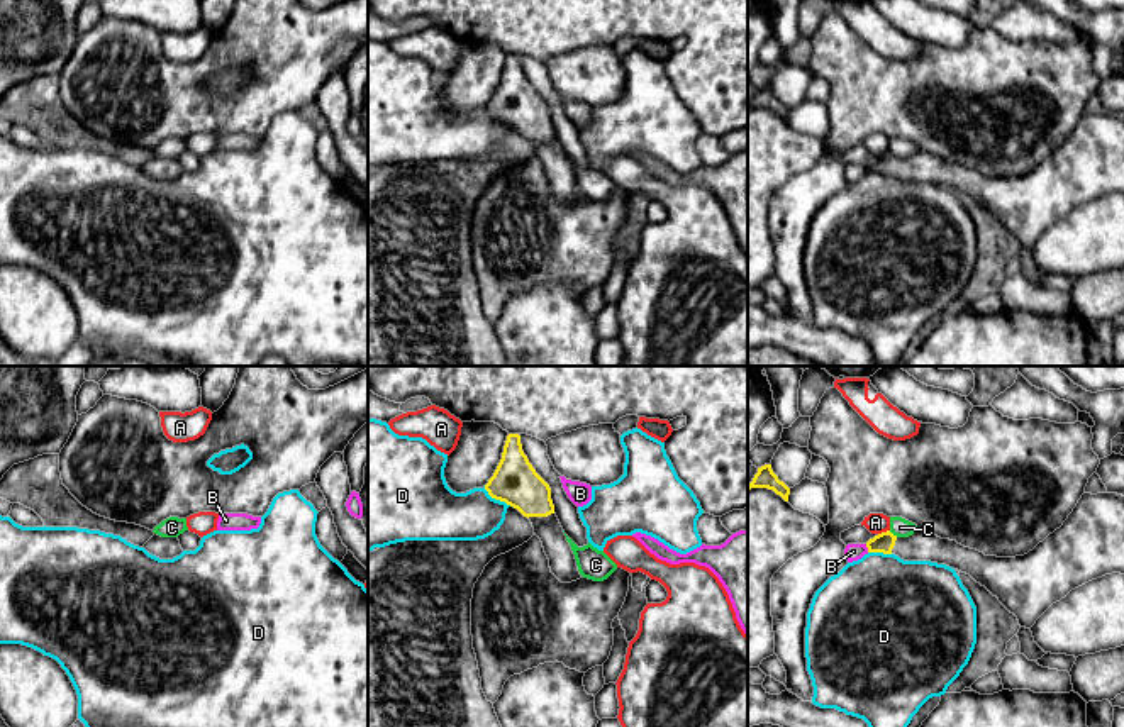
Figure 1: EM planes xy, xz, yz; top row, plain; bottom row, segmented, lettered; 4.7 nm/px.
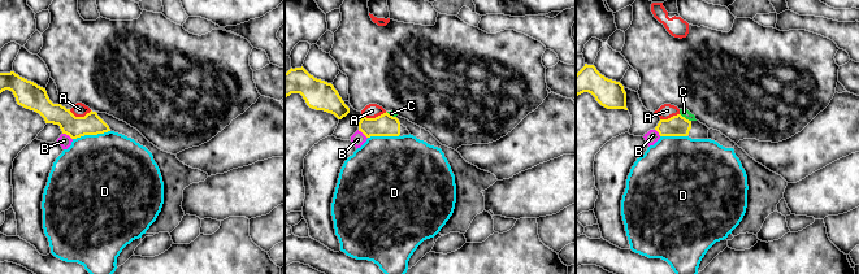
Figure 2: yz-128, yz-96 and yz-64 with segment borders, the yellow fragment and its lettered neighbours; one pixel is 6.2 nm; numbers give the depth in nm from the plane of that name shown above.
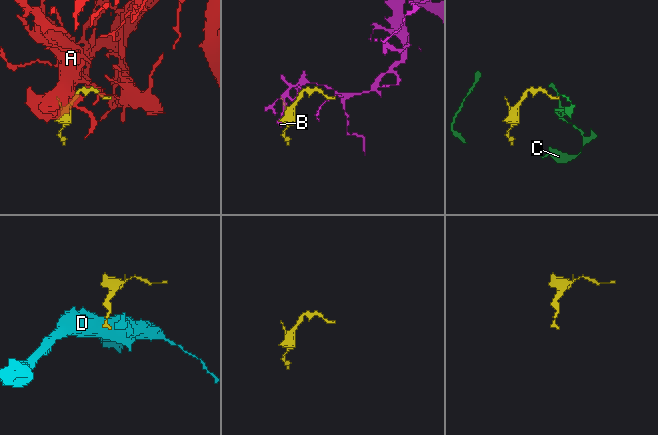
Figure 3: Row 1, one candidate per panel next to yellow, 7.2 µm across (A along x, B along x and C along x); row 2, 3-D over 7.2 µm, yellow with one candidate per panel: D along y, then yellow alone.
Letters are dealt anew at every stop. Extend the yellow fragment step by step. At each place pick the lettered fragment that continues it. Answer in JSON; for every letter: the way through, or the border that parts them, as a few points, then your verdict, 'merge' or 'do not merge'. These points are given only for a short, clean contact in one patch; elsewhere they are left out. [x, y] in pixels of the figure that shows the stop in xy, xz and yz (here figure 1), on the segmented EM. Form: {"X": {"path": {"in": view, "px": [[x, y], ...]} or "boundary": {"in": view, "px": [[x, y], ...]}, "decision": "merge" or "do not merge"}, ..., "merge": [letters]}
{"A": {"decision": "do not merge"}, "B": {"decision": "do not merge"}, "C": {"boundary": {"in": "yz", "px": [[889, 531], [897, 536]]}, "decision": "do not merge"}, "D": {"boundary": {"in": "xz", "px": [[484, 487], [492, 497], [511, 505]]}, "decision": "do not merge"}, "merge": []}

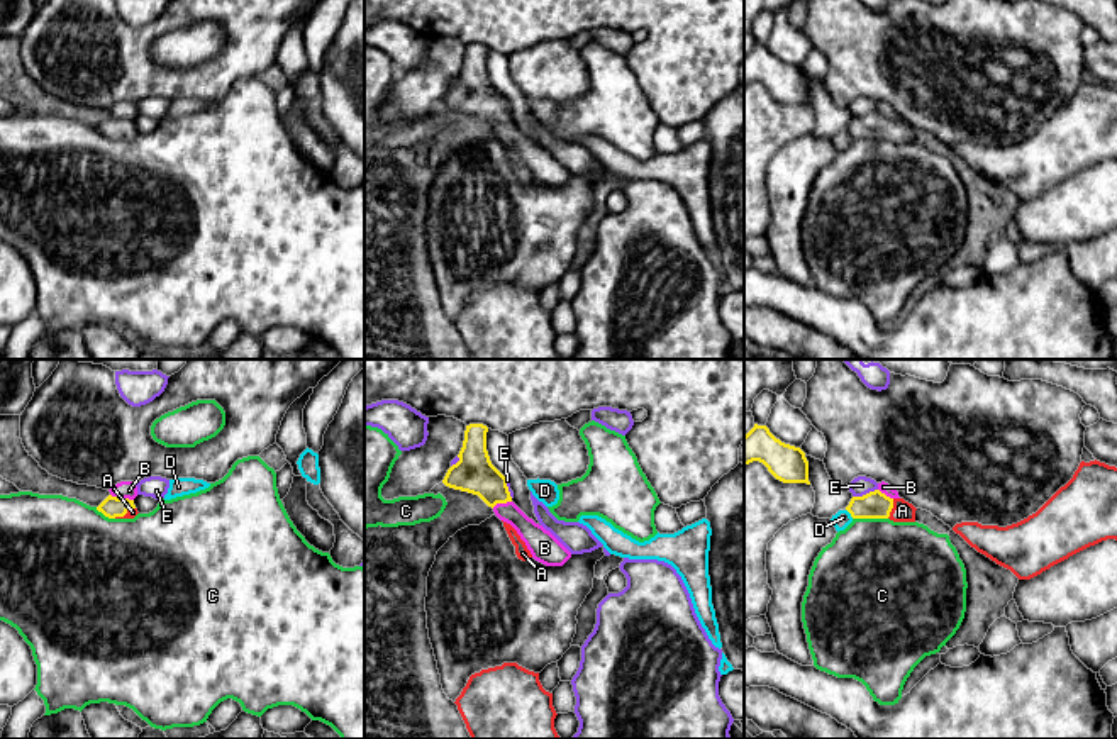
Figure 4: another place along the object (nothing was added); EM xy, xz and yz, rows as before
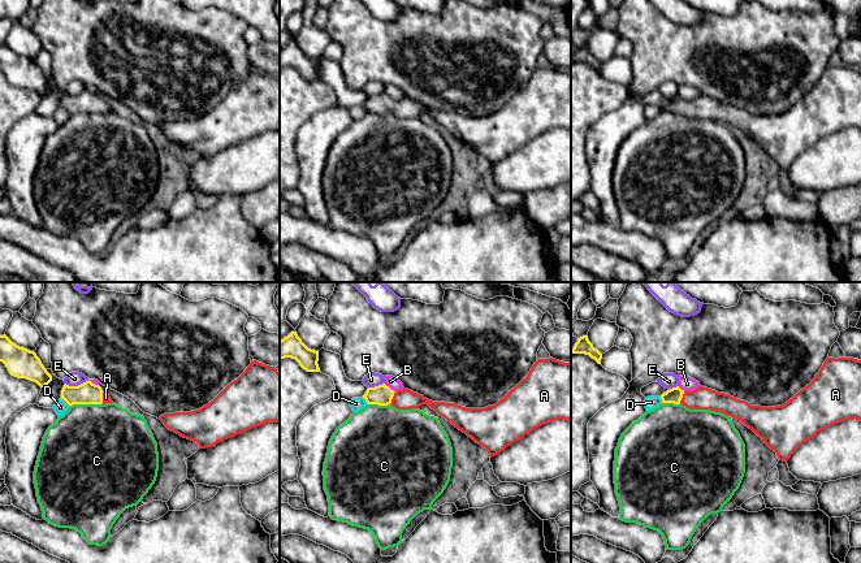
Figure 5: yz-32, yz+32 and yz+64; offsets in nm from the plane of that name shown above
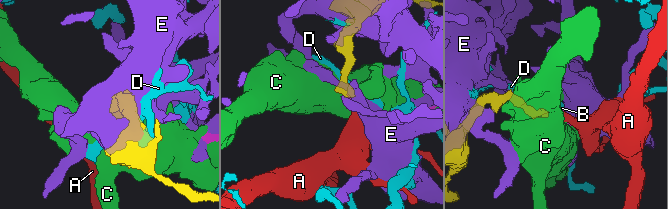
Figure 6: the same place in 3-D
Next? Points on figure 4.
{"A": {"path": {"in": "yz", "px": [[875, 504], [892, 507], [902, 511]]}, "decision": "merge"}, "B": {"boundary": {"in": "xy", "px": [[111, 494], [133, 500]]}, "decision": "do not merge"}, "C": {"boundary": {"in": "yz", "px": [[853, 517], [887, 519]]}, "decision": "do not merge"}, "D": {"decision": "do not merge"}, "E": {"decision": "do not merge"}, "merge": ["A"]}

